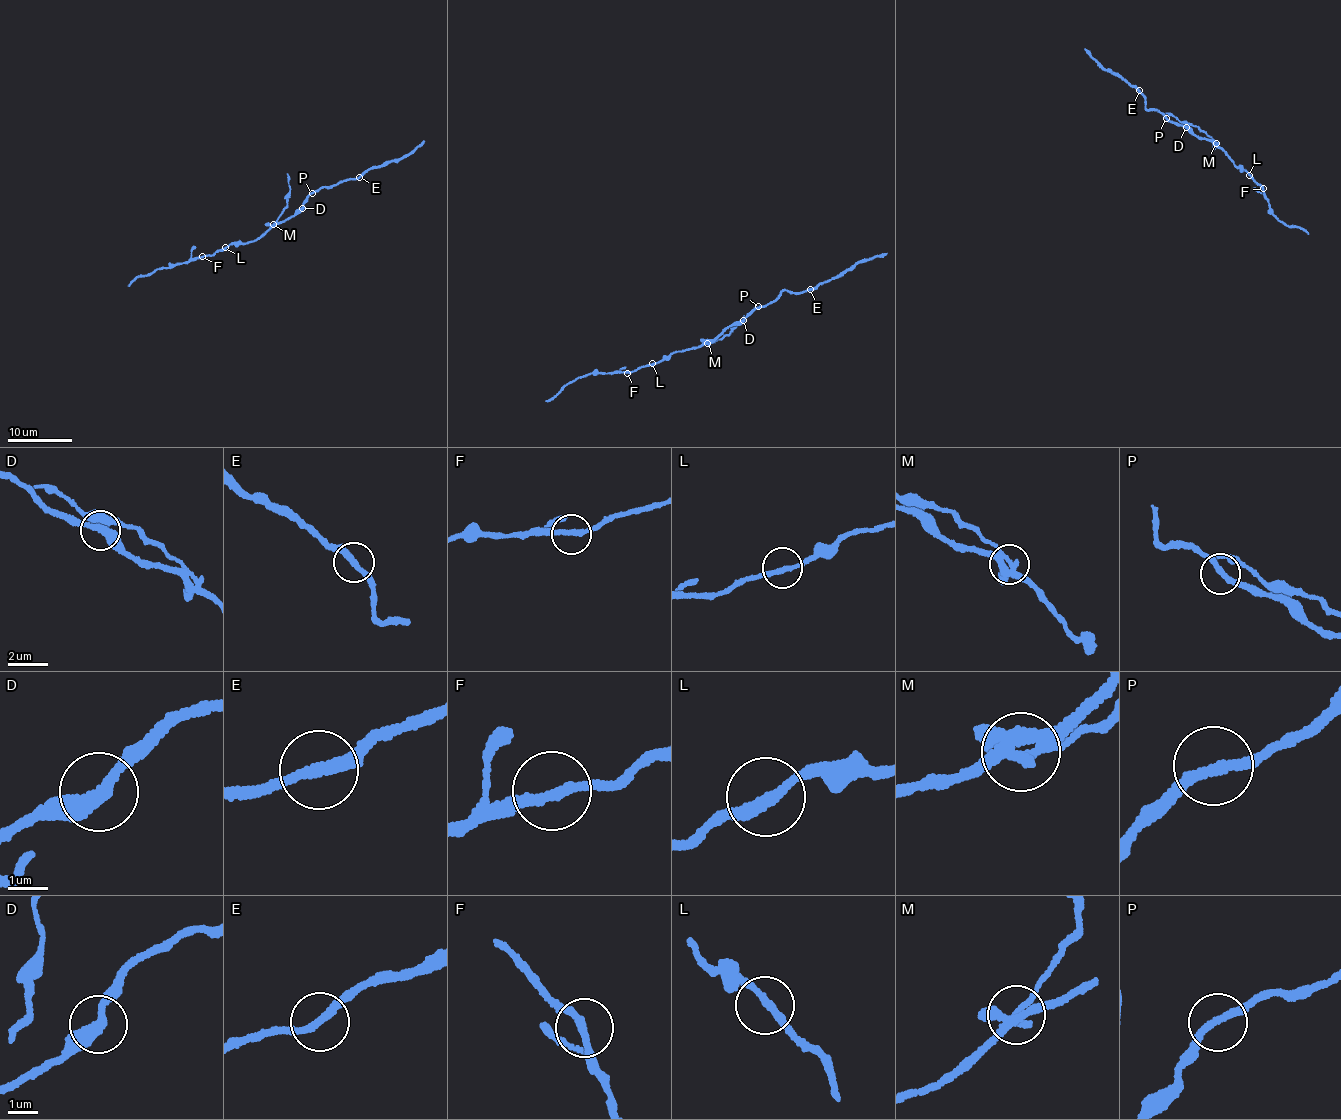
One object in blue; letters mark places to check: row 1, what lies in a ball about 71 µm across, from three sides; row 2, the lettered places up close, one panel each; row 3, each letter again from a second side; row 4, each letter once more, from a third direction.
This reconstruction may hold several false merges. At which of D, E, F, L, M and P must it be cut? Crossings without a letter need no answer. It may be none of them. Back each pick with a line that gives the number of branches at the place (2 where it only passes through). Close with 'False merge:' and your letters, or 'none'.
E: 2
M: 4
False merge: E, M

